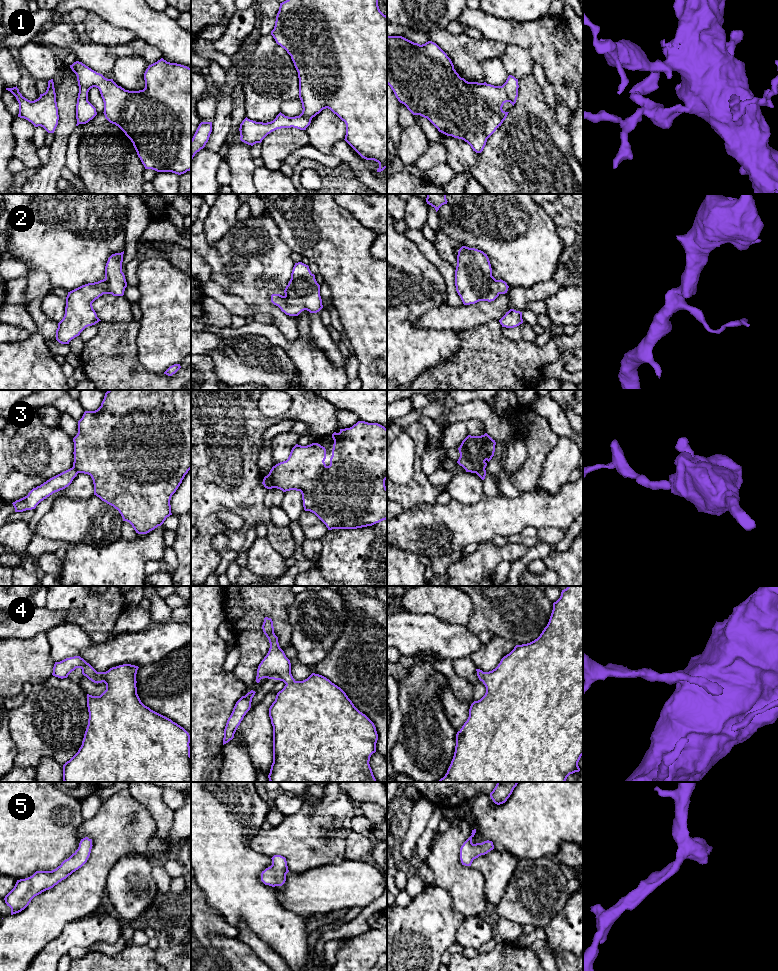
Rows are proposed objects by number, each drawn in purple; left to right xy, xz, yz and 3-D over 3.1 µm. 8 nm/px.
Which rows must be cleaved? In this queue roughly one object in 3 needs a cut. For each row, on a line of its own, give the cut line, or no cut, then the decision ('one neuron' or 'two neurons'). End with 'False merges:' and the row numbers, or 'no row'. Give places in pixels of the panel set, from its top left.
1: cut none; one neuron
2: cut none; one neuron
3: cut xz (266, 476), (270, 480), (272, 487); two neurons
4: cut none; one neuron
5: cut none; one neuron
False merges: 3

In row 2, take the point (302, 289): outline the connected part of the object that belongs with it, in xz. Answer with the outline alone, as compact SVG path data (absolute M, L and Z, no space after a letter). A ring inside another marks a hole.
M302 262L295 263L291 273L291 279L284 293L284 296L272 294L271 302L278 306L286 315L298 316L304 310L310 313L317 313L323 308L320 296L320 285L317 283L315 275L311 273L309 266Z

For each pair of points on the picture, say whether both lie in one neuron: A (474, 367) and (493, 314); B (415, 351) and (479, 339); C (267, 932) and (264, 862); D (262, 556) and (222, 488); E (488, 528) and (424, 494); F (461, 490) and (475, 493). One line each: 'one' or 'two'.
A: two
B: two
C: one
D: two
E: two
F: one

